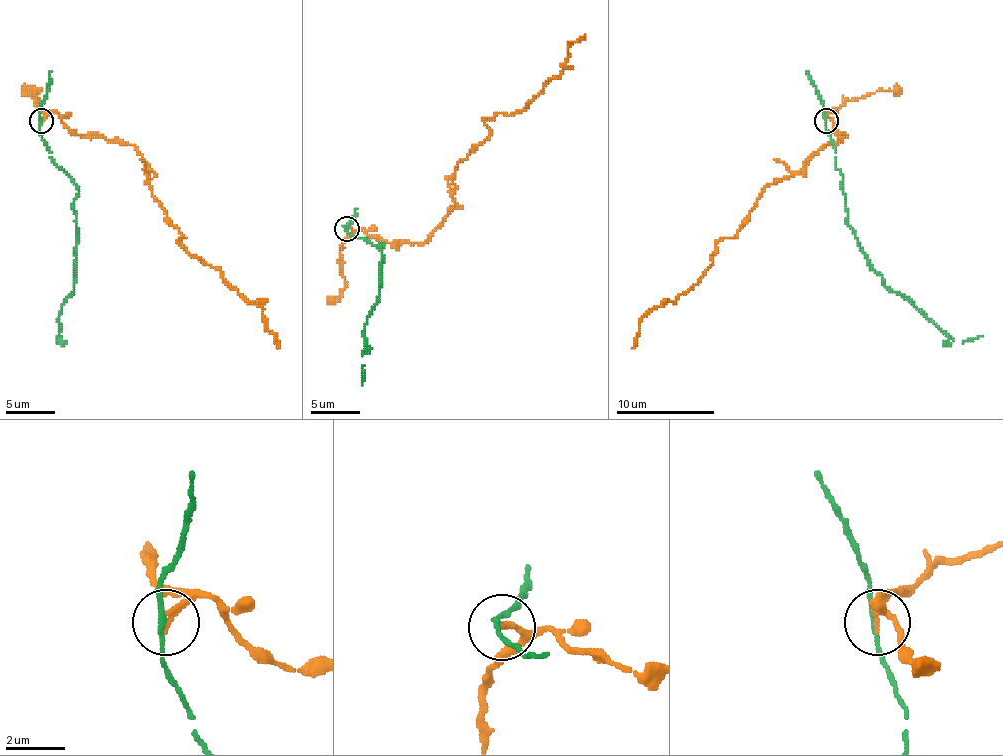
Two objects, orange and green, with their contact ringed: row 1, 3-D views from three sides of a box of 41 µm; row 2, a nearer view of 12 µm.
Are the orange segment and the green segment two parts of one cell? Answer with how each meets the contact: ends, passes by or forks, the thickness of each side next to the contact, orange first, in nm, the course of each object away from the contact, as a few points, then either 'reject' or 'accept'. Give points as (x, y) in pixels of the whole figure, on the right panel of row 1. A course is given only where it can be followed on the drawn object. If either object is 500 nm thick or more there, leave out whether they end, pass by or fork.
orange ends there; green passes by; 180 nm thick on the orange side, 160 nm on the other; orange runs (825, 120), (828, 113), (840, 140), (767, 186), (749, 218), (720, 240), (703, 277), (642, 319), (632, 348); green runs (825, 120), (843, 189), (847, 225), (867, 262), (882, 282), (916, 306), (953, 341), (982, 336); reject

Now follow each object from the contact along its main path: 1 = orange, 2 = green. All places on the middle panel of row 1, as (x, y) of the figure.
1: (347, 228), (423, 243), (455, 203), (455, 169), (489, 135), (484, 122), (526, 105), (585, 34)
2: (347, 228), (345, 230), (354, 238), (384, 245), (379, 247), (381, 284), (367, 319), (362, 385)

